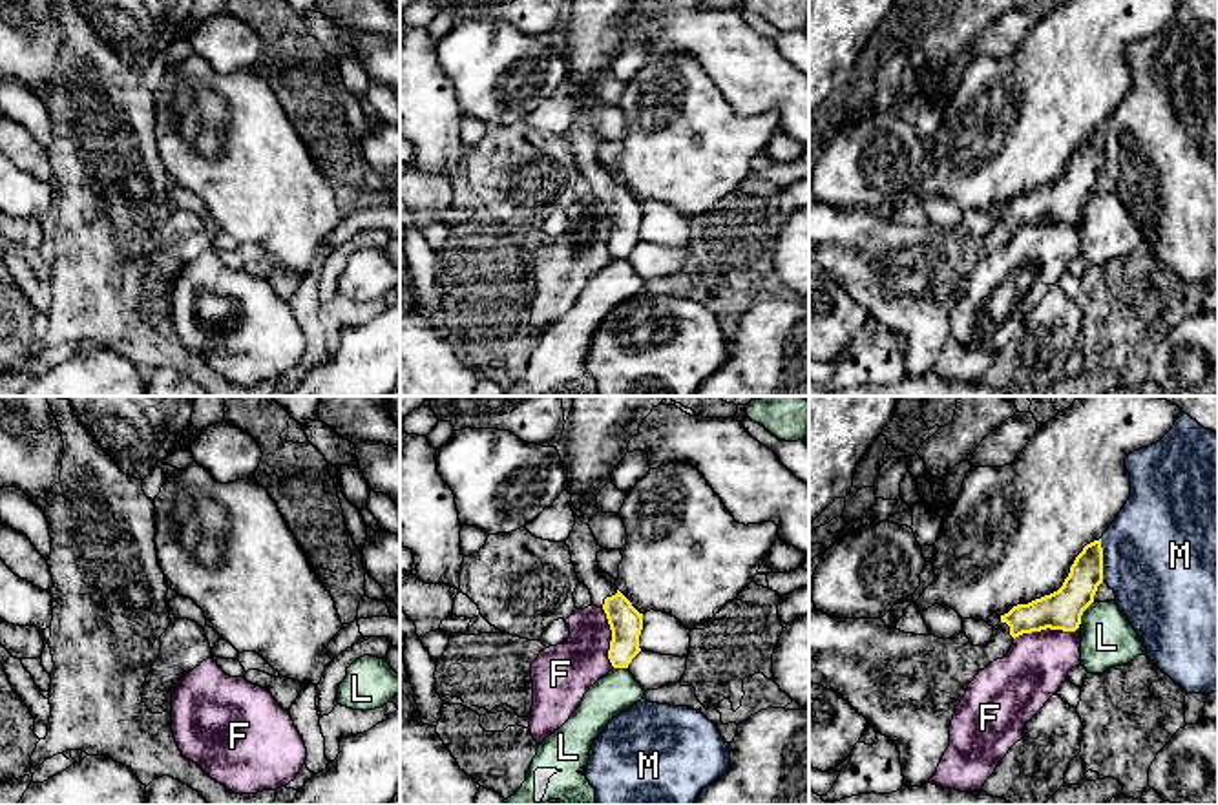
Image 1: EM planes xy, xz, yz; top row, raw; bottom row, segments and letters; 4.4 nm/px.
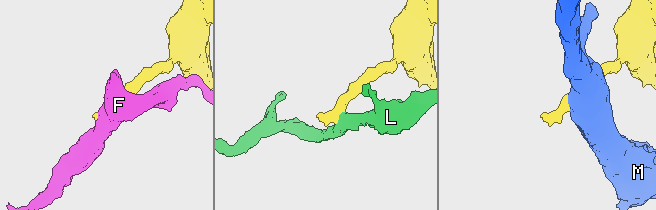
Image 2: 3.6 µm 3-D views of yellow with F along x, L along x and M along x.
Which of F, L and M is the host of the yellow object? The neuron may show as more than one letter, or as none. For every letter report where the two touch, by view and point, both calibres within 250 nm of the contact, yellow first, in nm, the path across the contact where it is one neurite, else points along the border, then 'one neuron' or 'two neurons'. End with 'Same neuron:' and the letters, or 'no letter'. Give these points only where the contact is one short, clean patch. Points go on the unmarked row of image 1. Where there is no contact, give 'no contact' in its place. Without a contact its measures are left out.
F: meets yellow in yz at (1047, 218); 180 nm thick on the yellow side, 280 nm on the other; two neurons
L: meets yellow in yz at (1083, 201); 180 nm thick on the yellow side, 240 nm on the other; border along yz (1092, 192), (1080, 214); two neurons
M: meets yellow in yz at (1102, 150); 150 nm thick on the yellow side, 500 nm on the other; two neurons
Same neuron: no letter

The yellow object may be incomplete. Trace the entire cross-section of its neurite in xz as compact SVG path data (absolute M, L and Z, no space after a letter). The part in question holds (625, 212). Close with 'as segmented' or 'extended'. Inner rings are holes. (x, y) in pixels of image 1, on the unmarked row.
M572 0L557 37L561 53L568 62L566 82L572 86L572 102L575 108L575 117L564 135L570 139L579 175L590 181L592 195L603 199L606 204L612 221L608 250L614 259L628 259L632 250L641 243L643 204L632 197L615 175L601 166L597 144L603 139L597 135L588 113L599 104L597 86L612 73L615 57L626 47L630 31L637 27L643 11L650 4L652 0Z | extended

